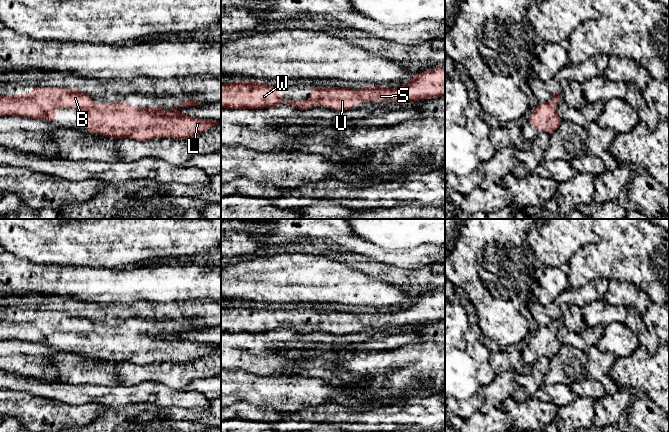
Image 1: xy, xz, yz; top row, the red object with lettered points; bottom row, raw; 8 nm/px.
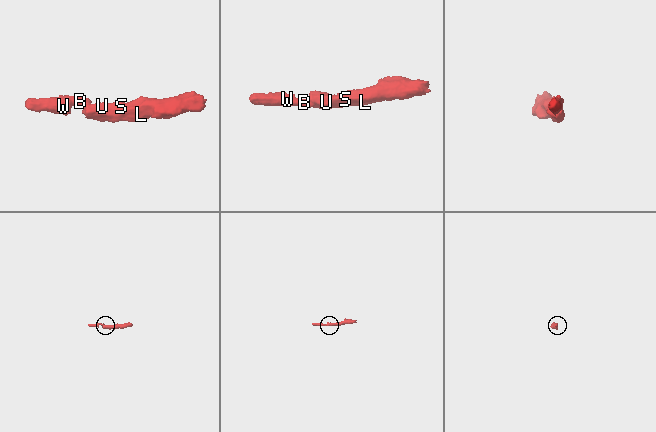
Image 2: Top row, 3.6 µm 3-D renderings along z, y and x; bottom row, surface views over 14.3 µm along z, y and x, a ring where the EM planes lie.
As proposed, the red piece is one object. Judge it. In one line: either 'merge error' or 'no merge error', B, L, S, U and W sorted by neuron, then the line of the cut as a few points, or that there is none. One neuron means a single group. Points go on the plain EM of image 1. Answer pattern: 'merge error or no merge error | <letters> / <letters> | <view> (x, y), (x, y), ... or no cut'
no merge error | B L S U W | no cut

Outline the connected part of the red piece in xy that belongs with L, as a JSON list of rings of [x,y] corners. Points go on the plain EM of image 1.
[[[32,311],[32,317],[28,320],[19,317],[12,321],[0,321],[0,339],[15,339],[24,342],[41,343],[47,346],[56,345],[56,333],[83,332],[83,349],[92,358],[102,359],[112,363],[128,361],[137,365],[146,365],[154,362],[185,363],[205,357],[211,351],[221,348],[220,345],[190,341],[178,337],[177,333],[183,330],[193,331],[202,329],[193,323],[187,323],[179,330],[172,332],[174,338],[168,340],[166,333],[161,331],[131,331],[129,326],[122,324],[117,327],[94,328],[86,315],[72,314],[59,311]]]

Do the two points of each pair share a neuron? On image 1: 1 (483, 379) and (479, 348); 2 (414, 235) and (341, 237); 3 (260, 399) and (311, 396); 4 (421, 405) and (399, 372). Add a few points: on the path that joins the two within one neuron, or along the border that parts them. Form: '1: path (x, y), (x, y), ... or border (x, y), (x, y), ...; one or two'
1: path (483, 371), (481, 356); one
2: border (351, 229), (355, 234), (381, 247); two
3: path (273, 396), (298, 396); one
4: border (434, 393), (428, 396), (413, 397), (404, 401); two

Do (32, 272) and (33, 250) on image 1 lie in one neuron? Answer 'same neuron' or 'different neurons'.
different neurons

